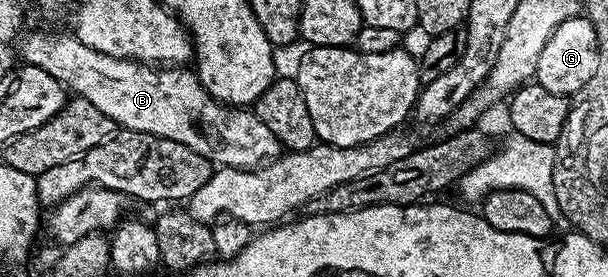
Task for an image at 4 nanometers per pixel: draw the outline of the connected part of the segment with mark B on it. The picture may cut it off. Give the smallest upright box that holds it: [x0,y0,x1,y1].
[20,32,284,170]

